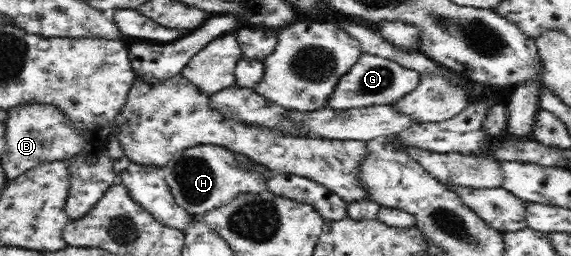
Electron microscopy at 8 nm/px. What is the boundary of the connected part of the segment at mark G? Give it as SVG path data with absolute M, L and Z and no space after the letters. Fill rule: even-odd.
M362 53L353 69L346 76L341 77L338 89L331 98L330 105L335 109L361 108L370 105L388 105L394 101L406 97L419 88L422 75L391 61L371 53Z

